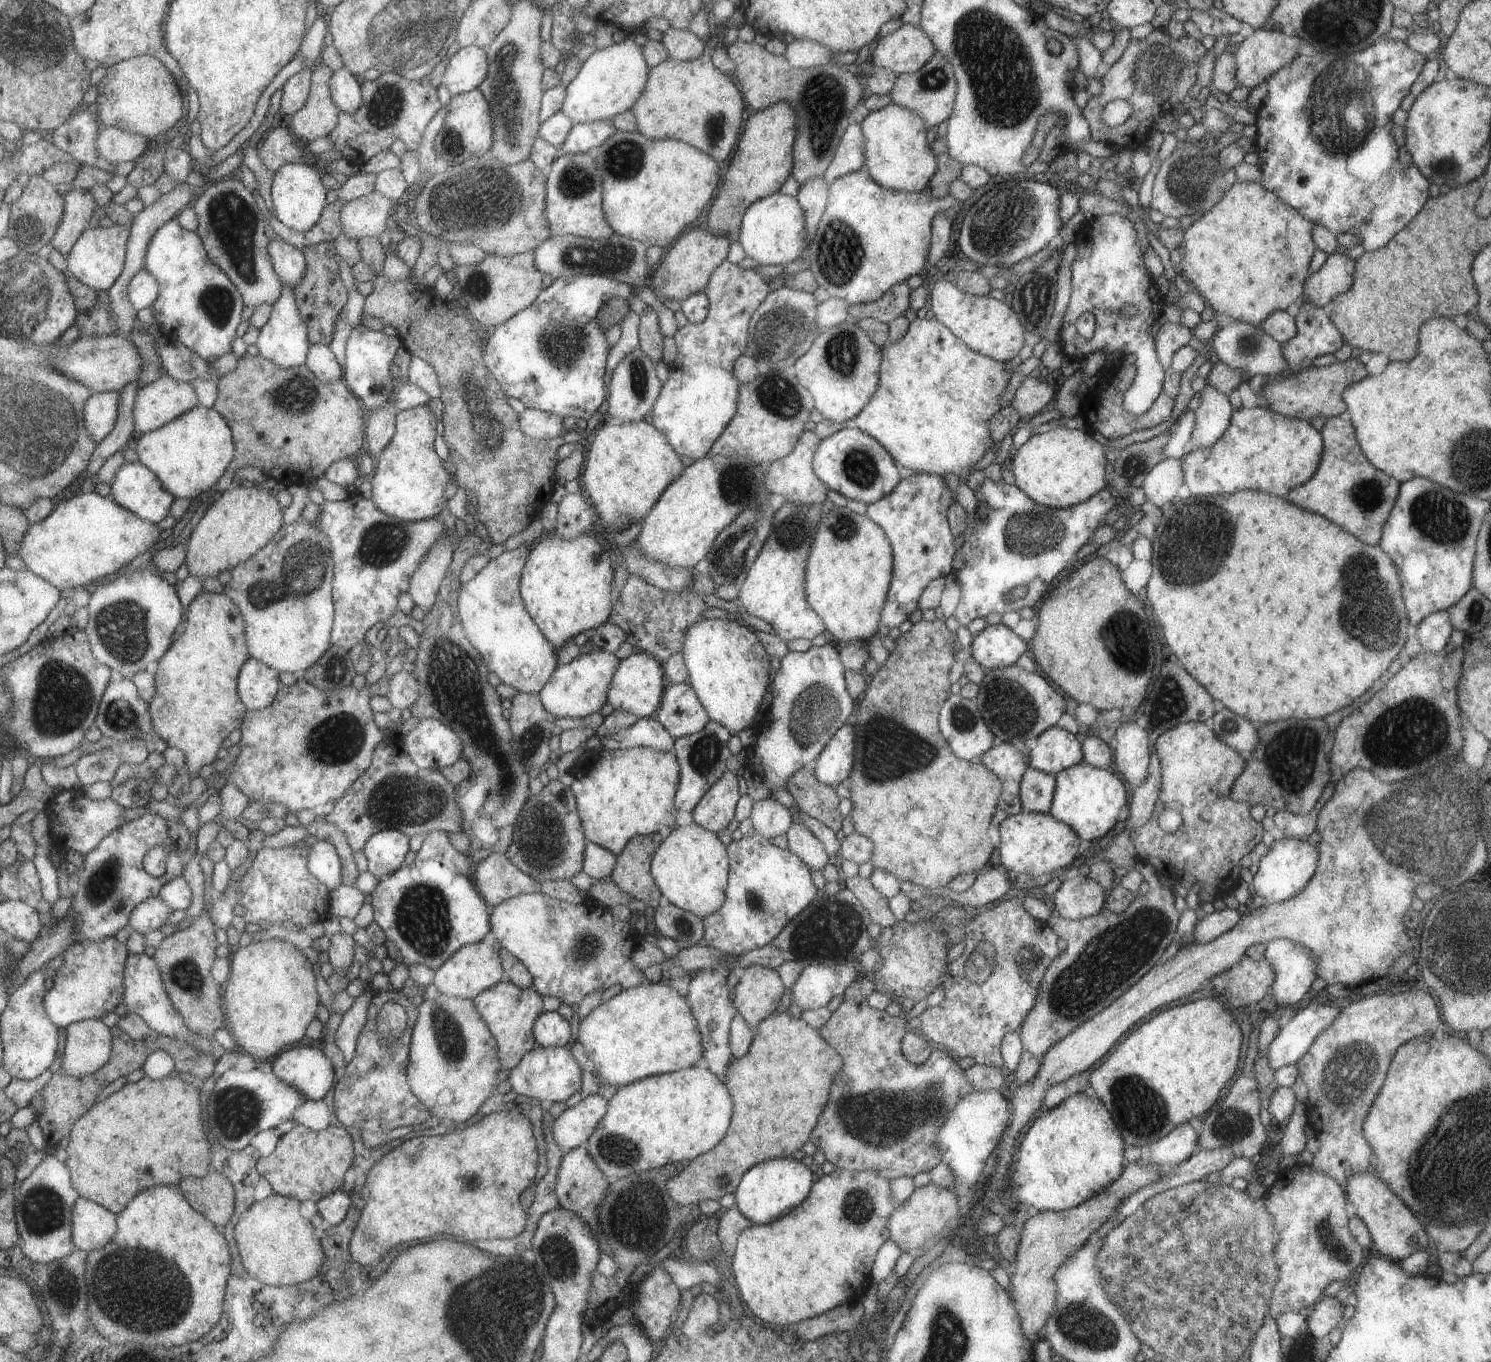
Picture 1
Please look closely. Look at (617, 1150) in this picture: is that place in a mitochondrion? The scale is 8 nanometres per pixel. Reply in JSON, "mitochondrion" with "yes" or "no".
{"mitochondrion":"yes"}

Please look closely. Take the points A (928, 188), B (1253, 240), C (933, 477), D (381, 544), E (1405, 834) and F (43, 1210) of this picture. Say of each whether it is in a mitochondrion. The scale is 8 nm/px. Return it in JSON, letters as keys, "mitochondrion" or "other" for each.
{"A":"other","B":"other","C":"other","D":"mitochondrion","E":"mitochondrion","F":"mitochondrion"}

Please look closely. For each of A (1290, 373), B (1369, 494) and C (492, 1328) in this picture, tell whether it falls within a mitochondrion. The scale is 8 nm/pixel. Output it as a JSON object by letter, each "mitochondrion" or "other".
{"A":"other","B":"mitochondrion","C":"mitochondrion"}

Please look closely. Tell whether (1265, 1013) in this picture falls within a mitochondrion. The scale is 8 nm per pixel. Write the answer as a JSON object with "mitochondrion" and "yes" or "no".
{"mitochondrion":"no"}

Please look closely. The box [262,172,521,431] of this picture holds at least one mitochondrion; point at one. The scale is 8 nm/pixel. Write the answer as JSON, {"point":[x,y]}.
{"point":[296,397]}

